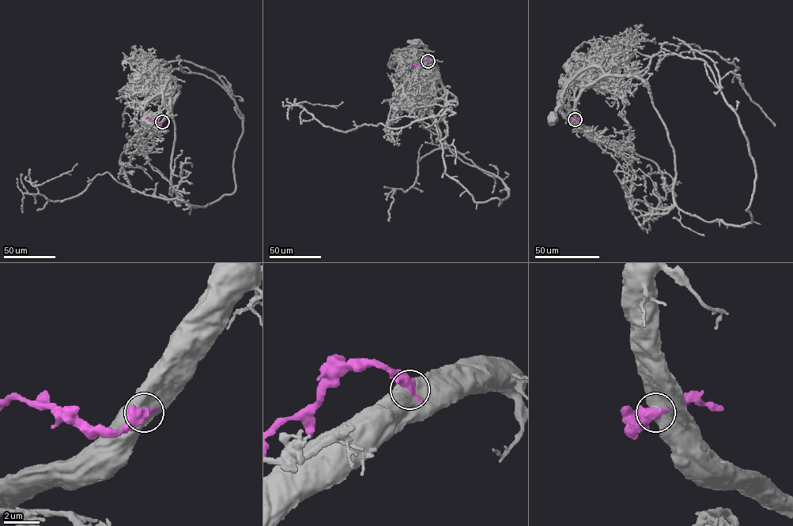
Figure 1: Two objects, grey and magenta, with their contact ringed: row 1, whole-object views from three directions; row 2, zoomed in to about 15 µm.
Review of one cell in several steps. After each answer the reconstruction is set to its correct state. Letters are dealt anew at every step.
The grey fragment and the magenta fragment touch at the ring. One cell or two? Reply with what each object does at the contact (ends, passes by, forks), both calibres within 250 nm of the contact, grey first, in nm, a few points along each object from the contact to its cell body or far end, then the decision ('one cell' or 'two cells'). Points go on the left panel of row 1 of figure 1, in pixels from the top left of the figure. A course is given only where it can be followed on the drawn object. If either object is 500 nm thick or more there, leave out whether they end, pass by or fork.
calibres 750 and 650 nm; course grey (162, 122), (168, 107), (158, 94), (161, 93), (161, 106), (152, 120); course magenta (162, 122), (146, 118); two cells

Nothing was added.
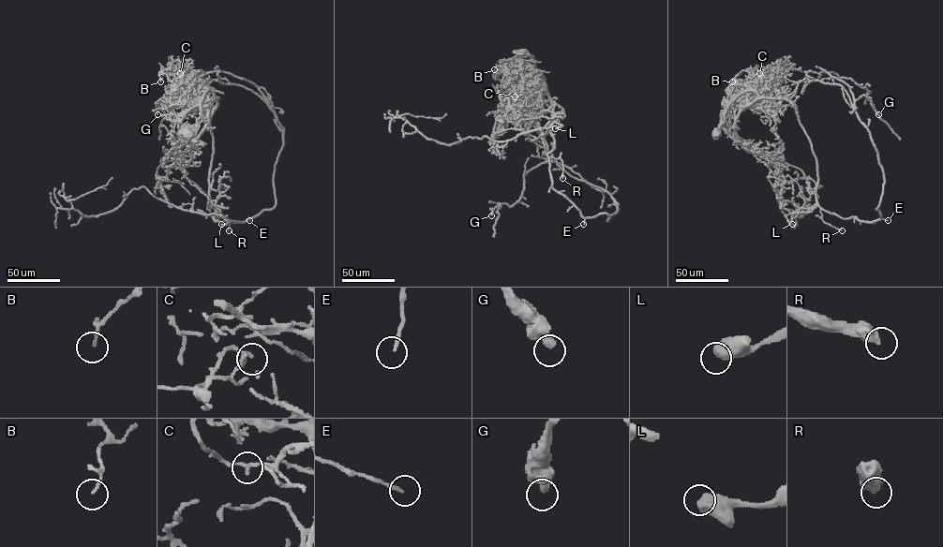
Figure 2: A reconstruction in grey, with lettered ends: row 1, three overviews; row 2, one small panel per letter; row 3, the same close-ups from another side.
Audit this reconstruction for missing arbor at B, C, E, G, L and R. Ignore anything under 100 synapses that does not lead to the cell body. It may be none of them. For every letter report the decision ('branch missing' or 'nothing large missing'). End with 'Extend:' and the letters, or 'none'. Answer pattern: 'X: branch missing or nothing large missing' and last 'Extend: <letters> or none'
B: nothing large missing
C: nothing large missing
E: nothing large missing
G: nothing large missing
L: nothing large missing
R: nothing large missing
Extend: none

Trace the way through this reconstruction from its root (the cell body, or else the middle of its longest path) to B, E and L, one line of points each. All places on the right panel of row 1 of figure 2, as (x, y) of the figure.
B: (716, 133), (729, 105), (732, 94), (728, 87), (739, 73), (732, 81)
E: (716, 133), (727, 107), (746, 92), (787, 99), (796, 110), (815, 158), (818, 205), (845, 218), (888, 220)
L: (716, 133), (727, 107), (749, 91), (791, 103), (809, 140), (818, 177), (816, 205), (786, 214), (792, 224)

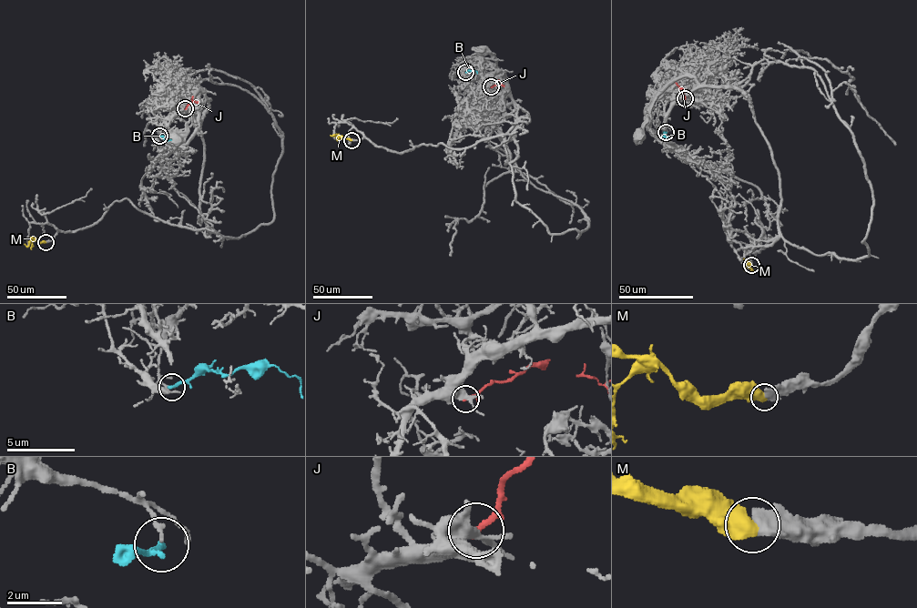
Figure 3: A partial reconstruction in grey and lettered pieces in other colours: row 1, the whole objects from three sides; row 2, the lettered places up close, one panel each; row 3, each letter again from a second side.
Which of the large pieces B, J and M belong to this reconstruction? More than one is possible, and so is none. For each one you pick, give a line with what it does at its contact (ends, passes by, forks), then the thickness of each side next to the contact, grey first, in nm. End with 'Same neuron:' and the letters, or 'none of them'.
M: it ends there; 600 nm thick on the grey side, 650 nm on the other
Same neuron: M

